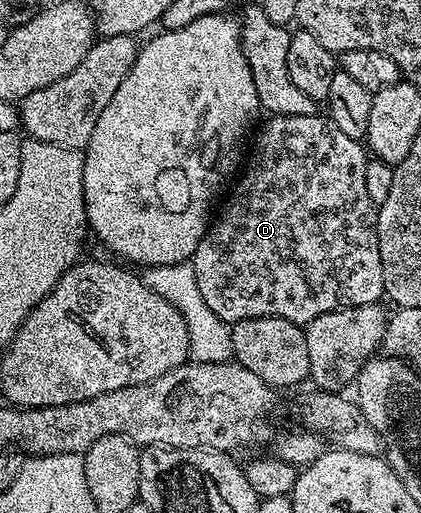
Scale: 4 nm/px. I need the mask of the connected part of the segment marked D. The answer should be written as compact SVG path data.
M321 113L308 116L277 116L267 117L258 139L254 142L254 151L250 154L250 163L241 171L240 177L233 183L234 191L222 210L222 215L211 221L206 234L196 248L192 265L196 272L196 288L200 288L200 296L208 303L208 308L216 312L222 322L233 324L249 318L283 318L305 327L307 322L316 320L316 316L327 314L333 310L375 304L383 297L384 272L380 264L380 244L378 243L378 228L376 225L376 207L368 196L368 187L364 185L364 168L368 161L367 151L363 143L352 136L344 136L340 128L336 128L329 117Z

